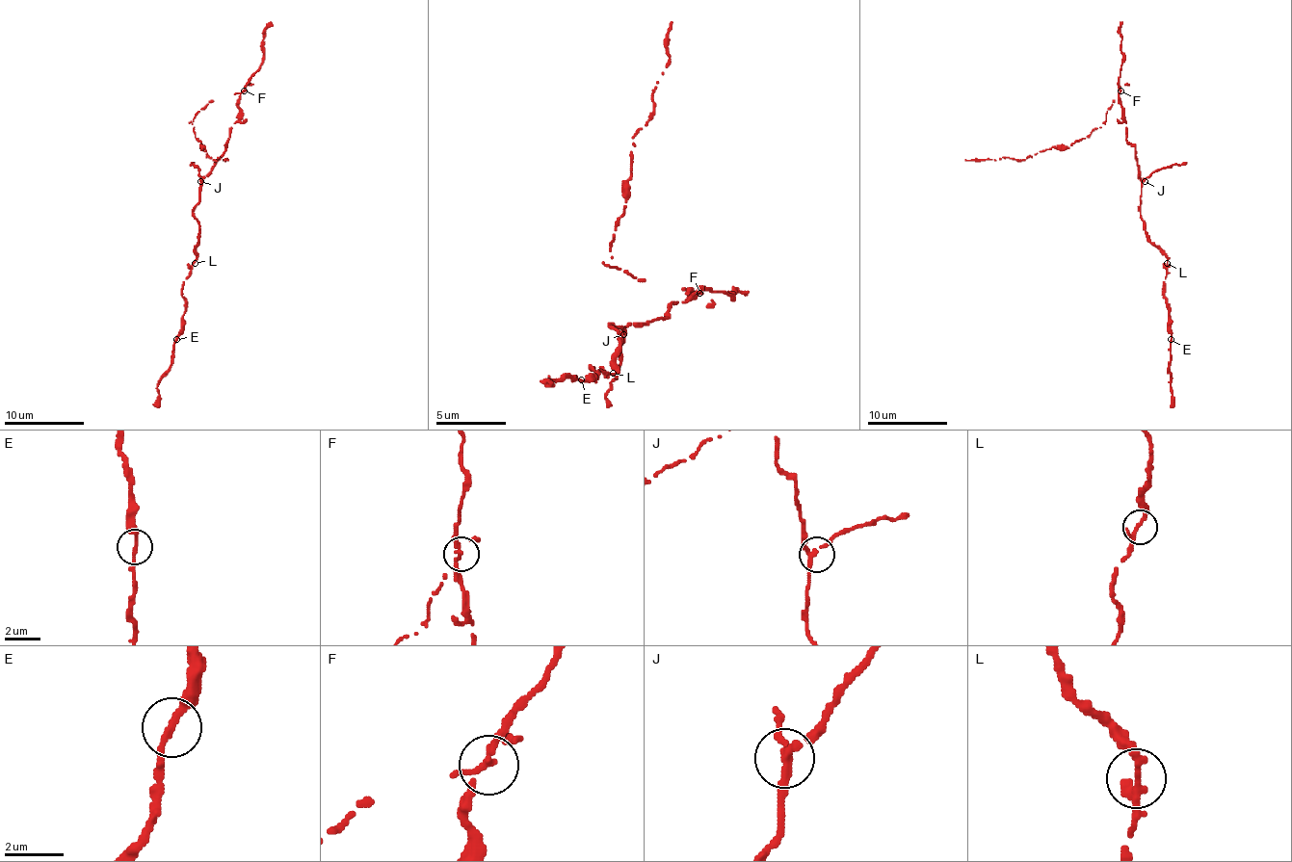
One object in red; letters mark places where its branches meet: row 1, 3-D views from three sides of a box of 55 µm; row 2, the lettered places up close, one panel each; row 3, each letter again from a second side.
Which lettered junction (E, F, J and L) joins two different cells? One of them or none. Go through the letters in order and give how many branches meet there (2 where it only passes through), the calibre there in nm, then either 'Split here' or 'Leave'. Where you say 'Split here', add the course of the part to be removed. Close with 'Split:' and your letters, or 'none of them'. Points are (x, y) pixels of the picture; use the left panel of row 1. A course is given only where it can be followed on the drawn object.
E: Branches: 2. Thickness 200 nm. Leave
F: Branches: 3. Thickness 180 nm. Split here
J: Branches: 3. Thickness 240 nm. Leave
L: Branches: 3. Thickness 200 nm. Leave
Split: F

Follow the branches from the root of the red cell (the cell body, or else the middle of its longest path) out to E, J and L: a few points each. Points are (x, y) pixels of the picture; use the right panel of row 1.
E: (1130, 144), (1139, 165), (1141, 219), (1145, 222), (1145, 233), (1167, 257), (1165, 297), (1171, 339)
J: (1130, 144), (1134, 148), (1139, 176), (1145, 181)
L: (1130, 144), (1139, 165), (1141, 219), (1145, 222), (1145, 233), (1167, 257), (1167, 263)

